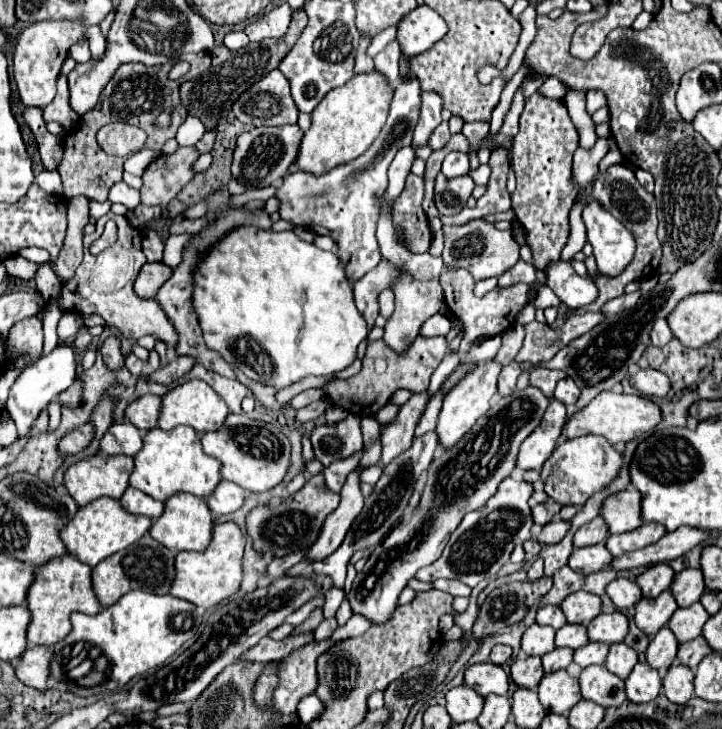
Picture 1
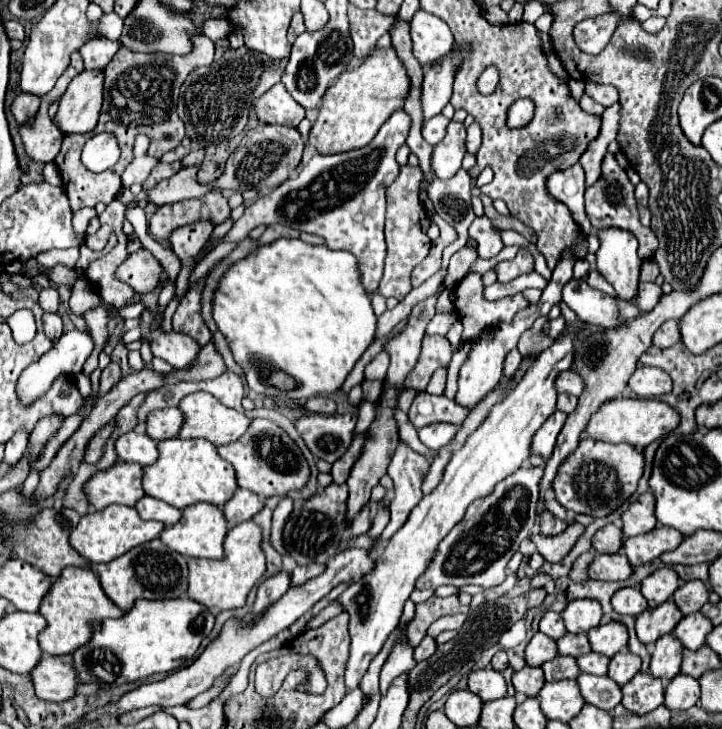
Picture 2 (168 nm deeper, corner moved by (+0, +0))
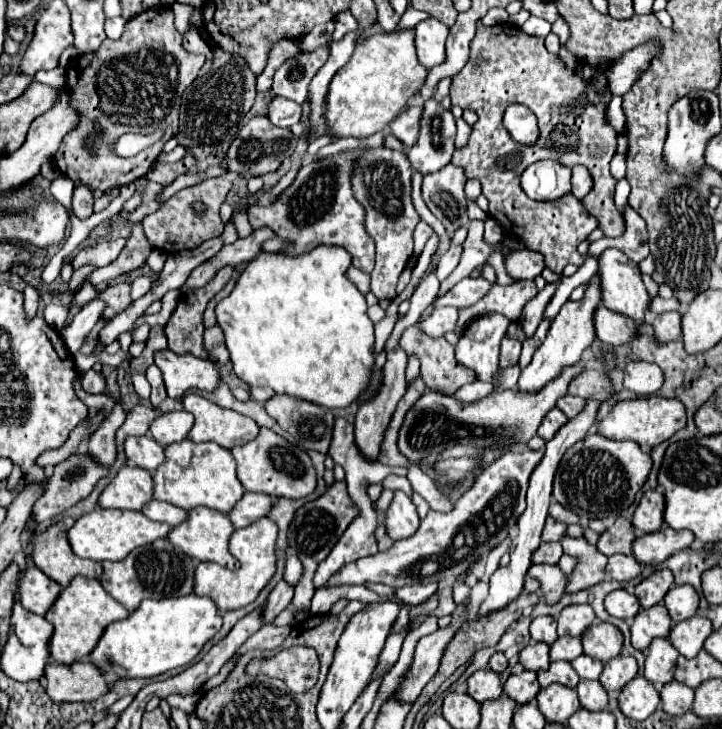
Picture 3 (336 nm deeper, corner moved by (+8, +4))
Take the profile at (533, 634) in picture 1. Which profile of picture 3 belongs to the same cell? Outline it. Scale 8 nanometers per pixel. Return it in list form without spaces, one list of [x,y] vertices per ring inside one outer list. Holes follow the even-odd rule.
[[[531,643],[519,653],[519,663],[527,671],[543,671],[549,667],[549,645],[543,643]]]

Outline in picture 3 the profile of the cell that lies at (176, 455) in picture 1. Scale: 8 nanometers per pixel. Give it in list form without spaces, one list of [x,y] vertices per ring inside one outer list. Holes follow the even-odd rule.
[[[181,441],[165,447],[167,461],[155,471],[155,499],[177,505],[185,511],[195,507],[209,507],[221,513],[229,513],[235,503],[245,495],[245,489],[237,477],[237,465],[231,453],[215,443]]]

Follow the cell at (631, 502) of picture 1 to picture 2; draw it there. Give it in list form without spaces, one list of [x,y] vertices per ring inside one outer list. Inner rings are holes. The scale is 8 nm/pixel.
[[[651,491],[639,495],[637,501],[633,501],[629,505],[629,509],[621,515],[623,521],[623,537],[635,537],[639,533],[647,533],[651,529],[655,529],[657,519],[653,515],[655,509],[655,497]]]

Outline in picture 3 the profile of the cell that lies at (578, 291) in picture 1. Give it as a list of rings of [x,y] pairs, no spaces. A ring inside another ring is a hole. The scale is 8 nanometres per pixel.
[[[603,305],[597,307],[593,323],[595,323],[597,337],[603,343],[611,345],[611,347],[627,345],[627,343],[631,343],[631,341],[635,341],[639,337],[635,321],[631,321],[629,317],[623,317],[619,313],[615,313],[615,311],[609,311]]]

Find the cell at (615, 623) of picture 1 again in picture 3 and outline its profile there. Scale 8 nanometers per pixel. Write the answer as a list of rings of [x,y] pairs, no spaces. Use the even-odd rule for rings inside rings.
[[[595,621],[587,629],[587,633],[581,635],[581,639],[583,639],[583,653],[601,663],[607,663],[609,659],[617,657],[623,647],[621,631],[615,625],[603,621]]]

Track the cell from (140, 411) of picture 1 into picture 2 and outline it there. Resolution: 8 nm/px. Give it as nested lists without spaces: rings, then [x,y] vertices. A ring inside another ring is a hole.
[[[177,407],[167,409],[155,409],[147,415],[147,435],[155,441],[177,437],[181,425],[183,425],[183,413]]]

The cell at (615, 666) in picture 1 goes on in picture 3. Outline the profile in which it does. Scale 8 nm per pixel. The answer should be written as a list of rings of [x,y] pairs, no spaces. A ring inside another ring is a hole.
[[[615,657],[605,663],[601,673],[601,683],[605,691],[621,691],[627,681],[631,681],[637,675],[637,661],[633,657]]]

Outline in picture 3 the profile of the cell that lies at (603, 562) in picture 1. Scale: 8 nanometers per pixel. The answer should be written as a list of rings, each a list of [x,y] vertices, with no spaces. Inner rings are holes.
[[[611,555],[605,573],[607,573],[607,579],[631,581],[637,575],[641,575],[641,565],[631,555]]]

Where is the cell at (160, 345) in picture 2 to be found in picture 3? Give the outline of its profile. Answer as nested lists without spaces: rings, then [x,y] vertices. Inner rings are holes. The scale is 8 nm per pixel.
[[[169,349],[157,351],[155,365],[163,373],[163,381],[171,399],[181,399],[189,389],[211,393],[221,383],[219,371],[213,363],[197,359],[189,353],[175,355]]]

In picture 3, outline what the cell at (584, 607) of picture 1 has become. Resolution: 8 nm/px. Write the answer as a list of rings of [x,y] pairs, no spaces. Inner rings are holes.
[[[569,605],[559,615],[559,635],[579,637],[595,621],[595,611],[591,605]]]

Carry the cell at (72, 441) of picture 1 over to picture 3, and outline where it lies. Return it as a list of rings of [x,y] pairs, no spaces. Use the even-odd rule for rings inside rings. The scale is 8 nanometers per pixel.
[[[117,403],[113,411],[105,417],[105,421],[99,425],[97,431],[93,431],[89,439],[89,455],[93,455],[103,465],[113,465],[117,459],[117,445],[115,445],[115,433],[123,425],[127,417],[127,411]]]

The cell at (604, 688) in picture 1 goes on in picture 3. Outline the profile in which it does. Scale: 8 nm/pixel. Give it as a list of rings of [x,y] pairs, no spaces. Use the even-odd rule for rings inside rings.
[[[579,681],[577,693],[581,699],[583,709],[589,711],[603,711],[607,707],[607,691],[599,681]]]

